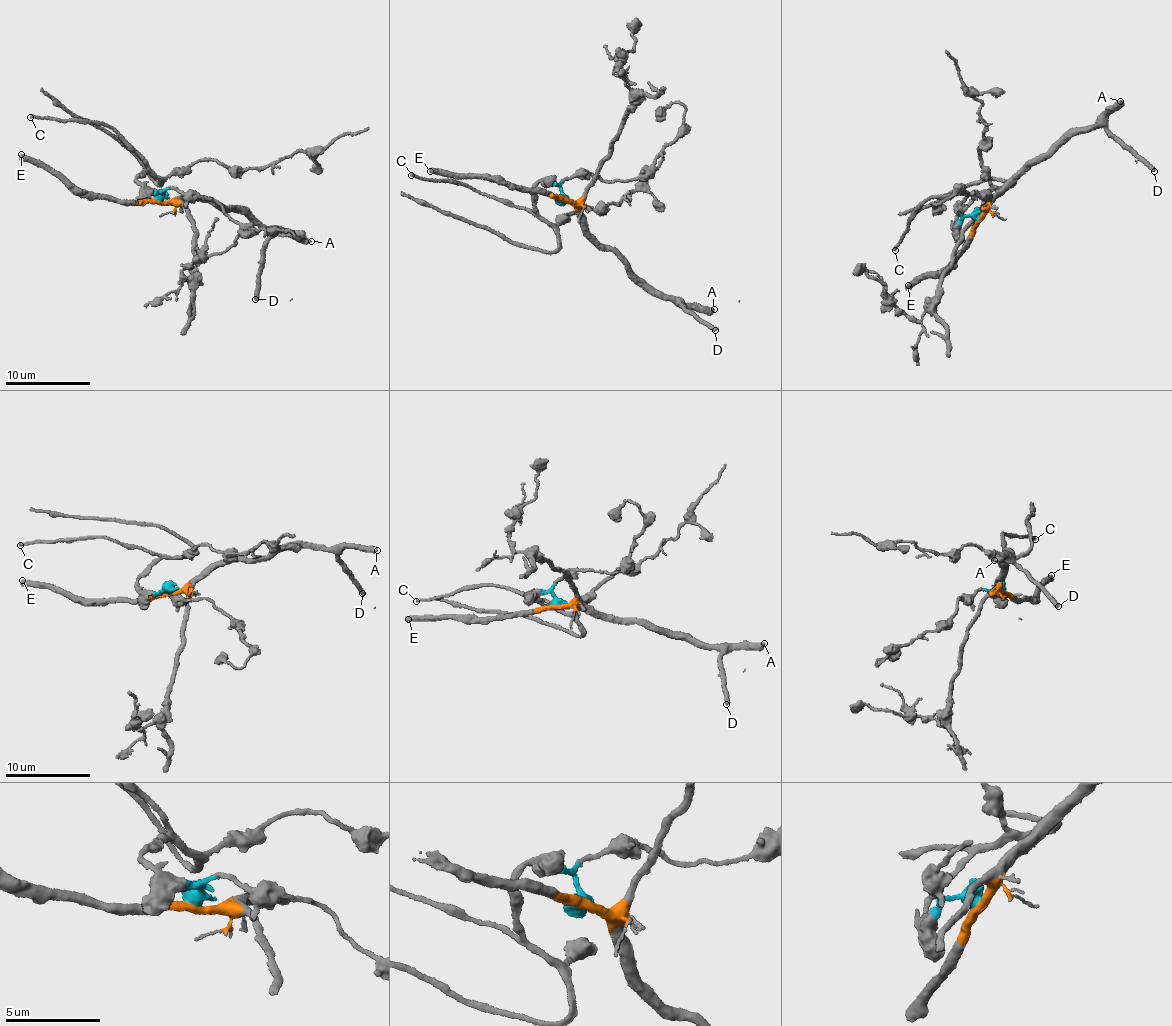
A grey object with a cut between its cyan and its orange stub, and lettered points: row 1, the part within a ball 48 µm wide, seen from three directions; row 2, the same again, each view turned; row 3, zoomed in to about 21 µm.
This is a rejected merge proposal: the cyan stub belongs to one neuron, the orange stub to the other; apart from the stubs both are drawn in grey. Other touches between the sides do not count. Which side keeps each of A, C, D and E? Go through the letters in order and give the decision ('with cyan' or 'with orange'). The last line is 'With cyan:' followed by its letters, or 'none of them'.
A: with orange
C: with cyan
D: with orange
E: with orange
With cyan: C

